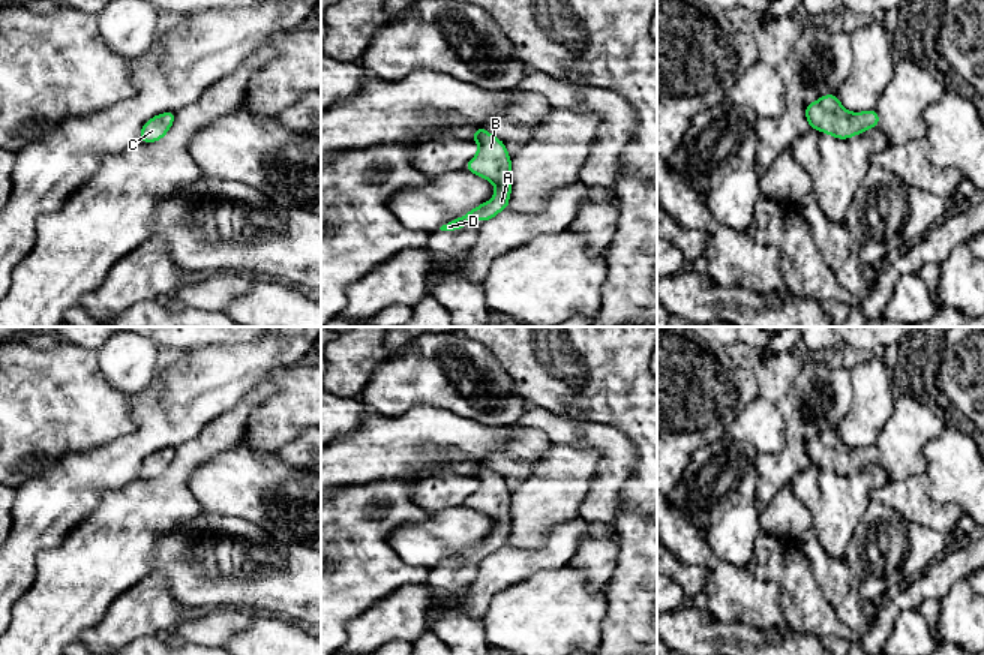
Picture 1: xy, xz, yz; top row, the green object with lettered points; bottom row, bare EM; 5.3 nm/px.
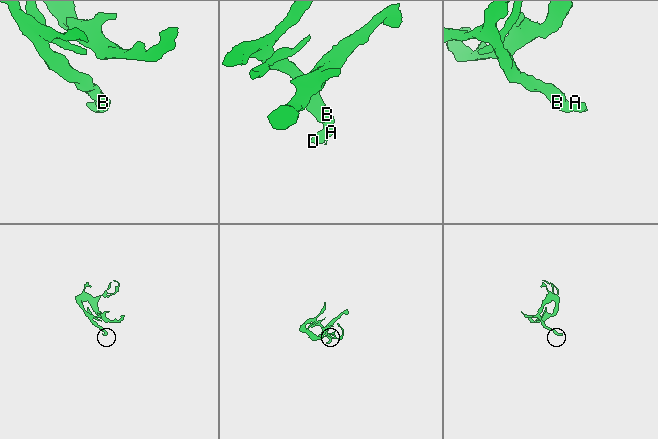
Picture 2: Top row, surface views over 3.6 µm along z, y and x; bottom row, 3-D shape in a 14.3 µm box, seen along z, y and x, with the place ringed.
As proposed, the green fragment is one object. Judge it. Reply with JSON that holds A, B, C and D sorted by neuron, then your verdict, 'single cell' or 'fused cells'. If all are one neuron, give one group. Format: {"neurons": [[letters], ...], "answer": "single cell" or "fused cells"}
{"neurons": [["A", "B", "C", "D"]], "answer": "single cell"}

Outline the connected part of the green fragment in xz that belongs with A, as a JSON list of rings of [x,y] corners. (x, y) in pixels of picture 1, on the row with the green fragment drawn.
[[[480,126],[476,127],[472,141],[478,144],[478,153],[466,163],[465,169],[489,180],[496,187],[496,192],[490,201],[470,210],[465,216],[442,225],[440,228],[441,231],[465,228],[472,217],[486,222],[508,207],[512,193],[512,160],[504,142]]]

